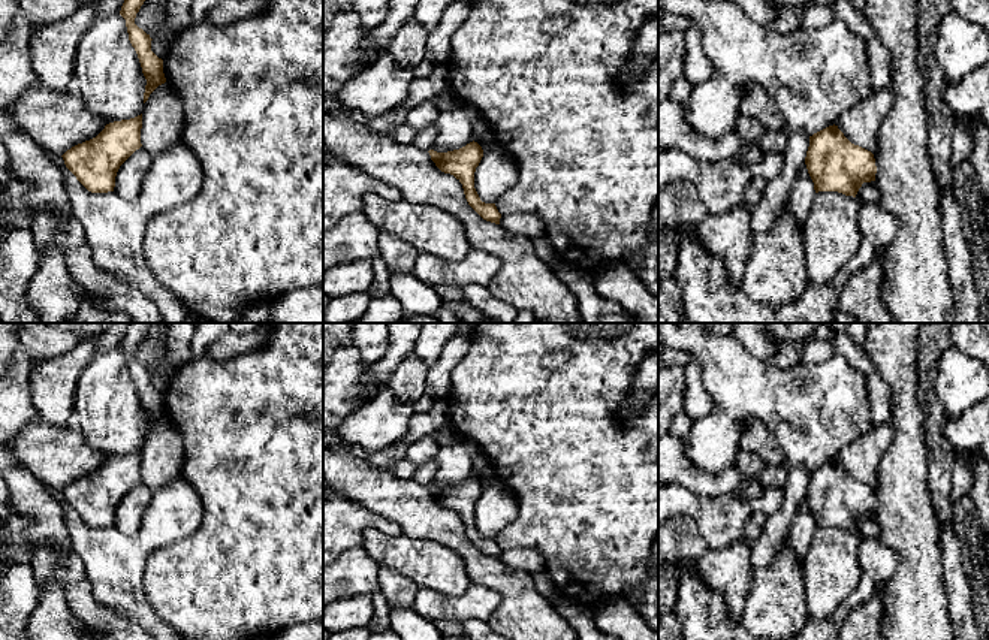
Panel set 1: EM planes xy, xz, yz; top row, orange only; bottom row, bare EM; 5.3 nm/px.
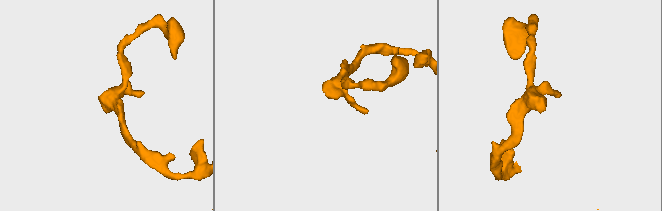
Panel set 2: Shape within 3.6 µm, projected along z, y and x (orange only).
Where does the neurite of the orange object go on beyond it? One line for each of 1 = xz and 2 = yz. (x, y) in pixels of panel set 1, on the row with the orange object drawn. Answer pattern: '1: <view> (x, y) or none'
1: none
2: none

